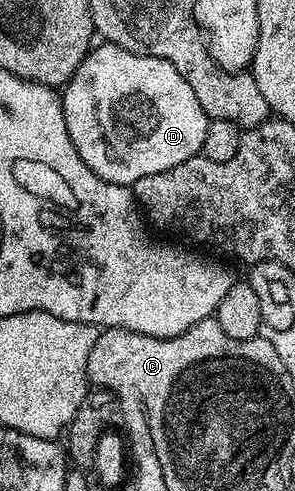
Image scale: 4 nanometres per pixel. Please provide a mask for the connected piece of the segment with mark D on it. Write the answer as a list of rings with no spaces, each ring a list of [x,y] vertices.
[[[95,45],[85,60],[61,91],[64,124],[80,160],[96,172],[98,178],[108,180],[117,186],[133,187],[136,180],[144,176],[156,176],[156,172],[168,172],[184,160],[192,160],[202,153],[205,132],[211,119],[206,117],[196,92],[188,85],[188,80],[168,64],[163,58],[140,56],[119,46]]]

